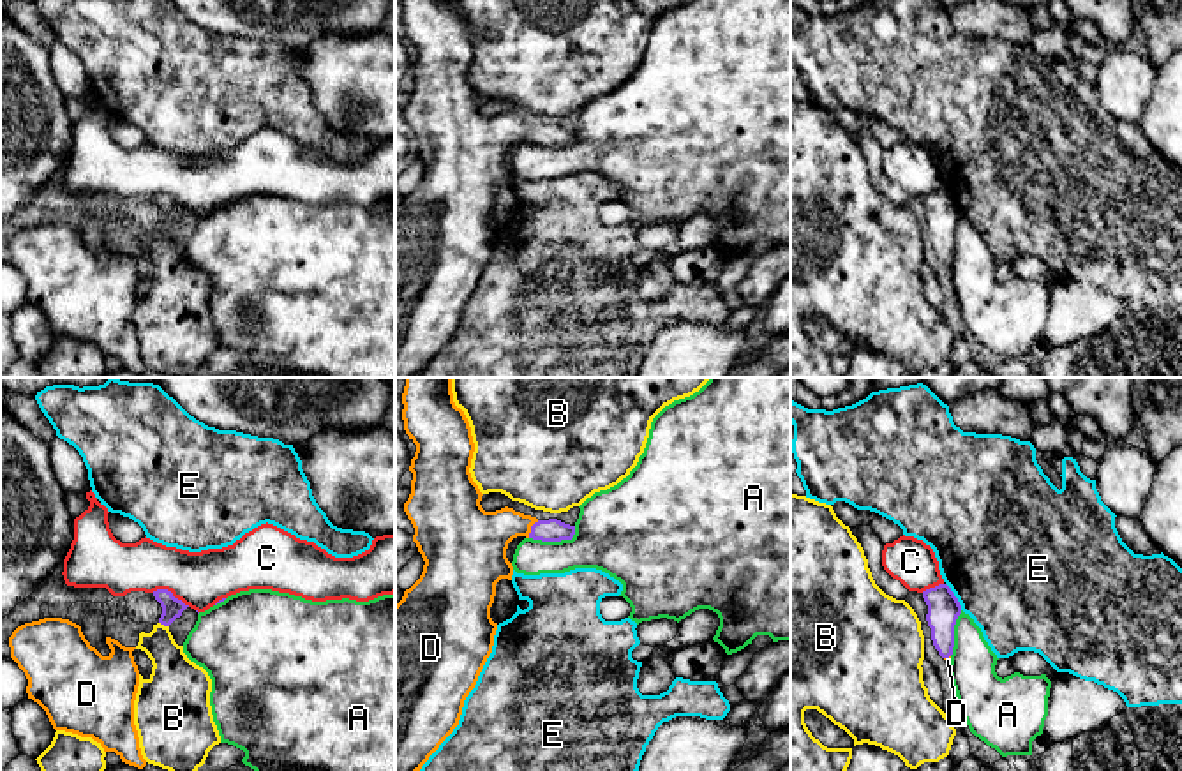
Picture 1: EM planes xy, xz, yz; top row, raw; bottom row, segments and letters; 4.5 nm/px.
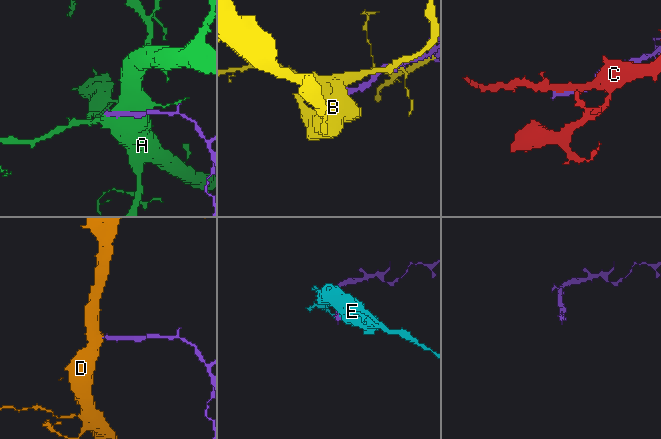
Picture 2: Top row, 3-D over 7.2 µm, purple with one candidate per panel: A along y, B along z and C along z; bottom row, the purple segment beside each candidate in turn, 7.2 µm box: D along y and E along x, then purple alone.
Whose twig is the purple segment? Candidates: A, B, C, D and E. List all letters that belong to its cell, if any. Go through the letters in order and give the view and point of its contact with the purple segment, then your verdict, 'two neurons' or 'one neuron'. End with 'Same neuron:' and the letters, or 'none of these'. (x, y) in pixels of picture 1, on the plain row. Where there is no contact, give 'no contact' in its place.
A: contact xz (556, 145); two neurons
B: contact xy (164, 230); two neurons
C: contact xy (172, 198); two neurons
D: contact xz (531, 133); one neuron
E: contact yz (955, 202); two neurons
Same neuron: D

